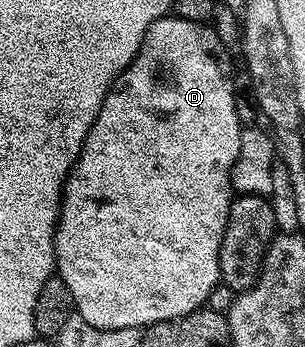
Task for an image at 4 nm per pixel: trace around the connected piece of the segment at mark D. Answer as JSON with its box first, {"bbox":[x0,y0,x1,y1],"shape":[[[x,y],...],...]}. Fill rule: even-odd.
{"bbox":[55,17,243,330],"shape":[[[164,17],[149,25],[137,57],[116,77],[101,105],[101,113],[97,113],[97,121],[93,121],[93,129],[89,129],[85,137],[79,159],[67,176],[63,201],[59,204],[59,223],[55,226],[55,269],[57,278],[65,281],[73,297],[77,315],[99,330],[146,329],[155,323],[180,319],[198,311],[210,300],[207,298],[214,293],[215,286],[220,286],[219,250],[233,198],[231,170],[241,149],[243,132],[235,104],[237,84],[231,80],[231,59],[227,51],[214,26],[174,17]]]}

